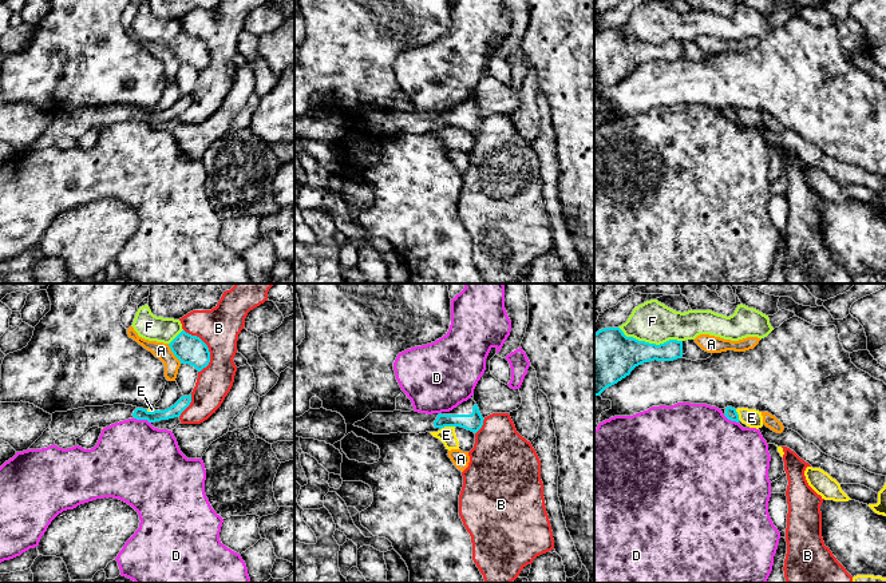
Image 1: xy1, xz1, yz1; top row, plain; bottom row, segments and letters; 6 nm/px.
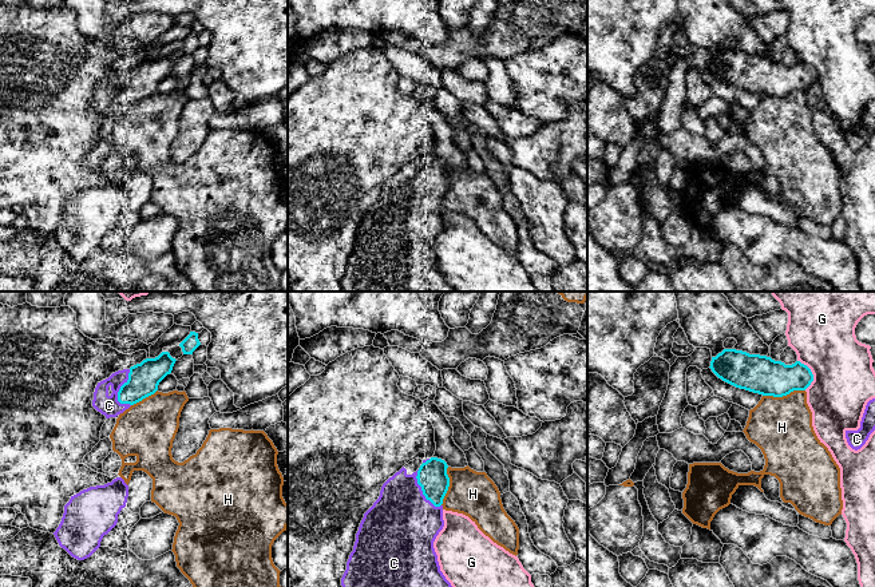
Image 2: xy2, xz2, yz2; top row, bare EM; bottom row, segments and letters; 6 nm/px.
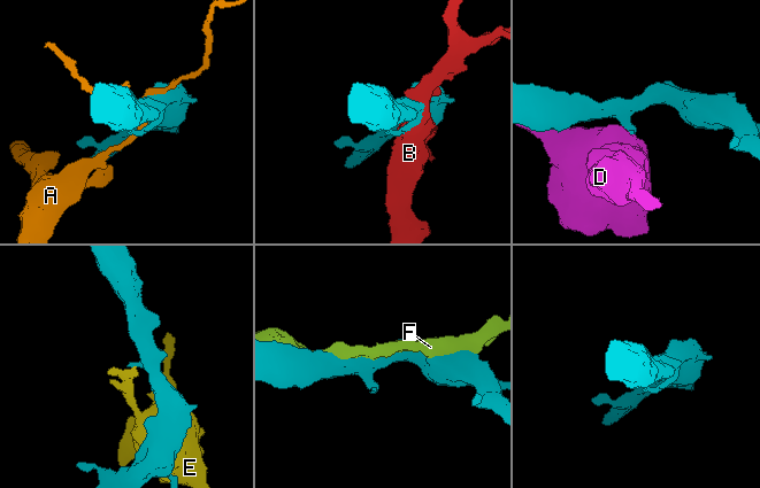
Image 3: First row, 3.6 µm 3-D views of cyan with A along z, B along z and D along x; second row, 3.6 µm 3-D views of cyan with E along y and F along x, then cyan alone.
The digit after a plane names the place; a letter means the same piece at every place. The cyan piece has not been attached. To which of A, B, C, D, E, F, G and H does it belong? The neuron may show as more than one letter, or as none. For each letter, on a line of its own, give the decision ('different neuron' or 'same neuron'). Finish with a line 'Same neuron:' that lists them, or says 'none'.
A: different neuron
B: different neuron
C: same neuron
D: different neuron
E: different neuron
F: different neuron
G: different neuron
H: different neuron
Same neuron: C

